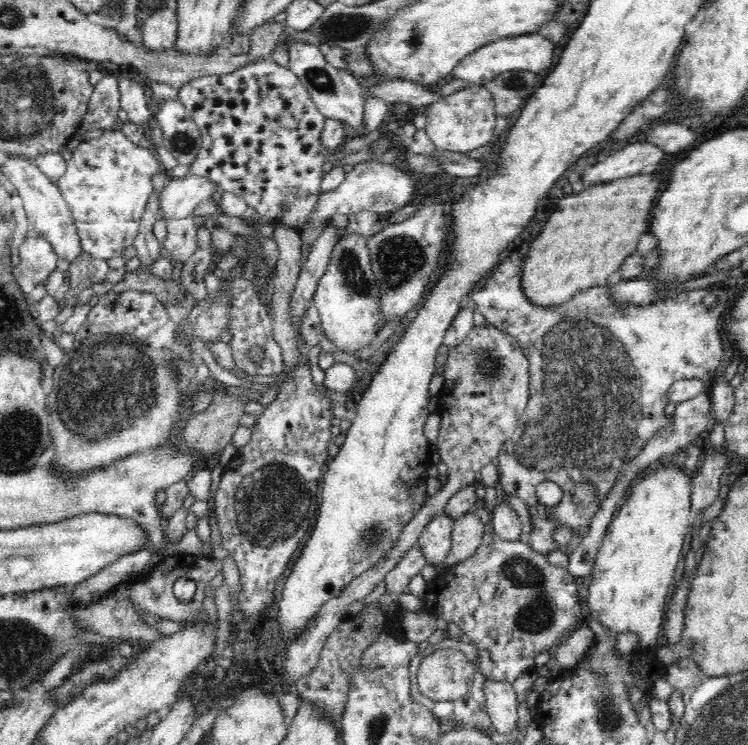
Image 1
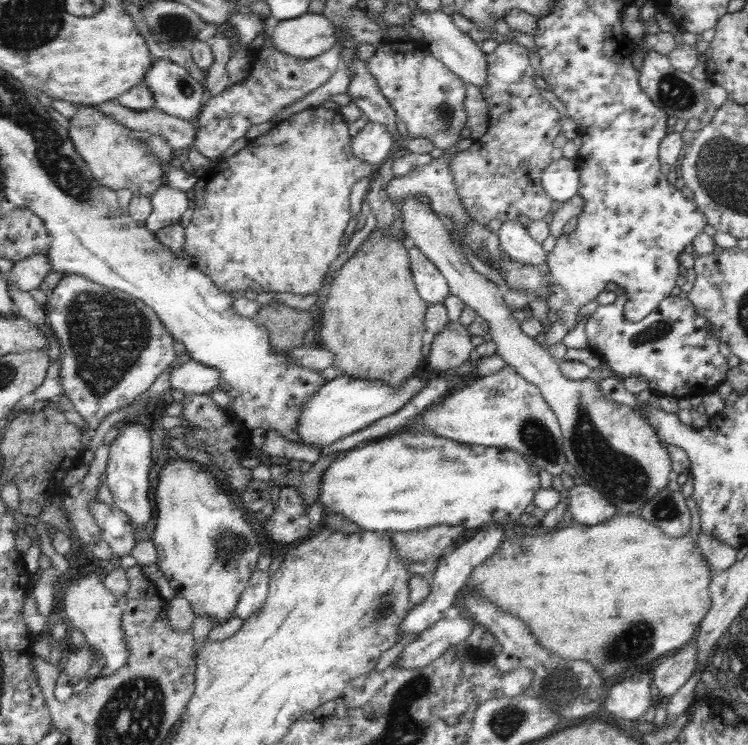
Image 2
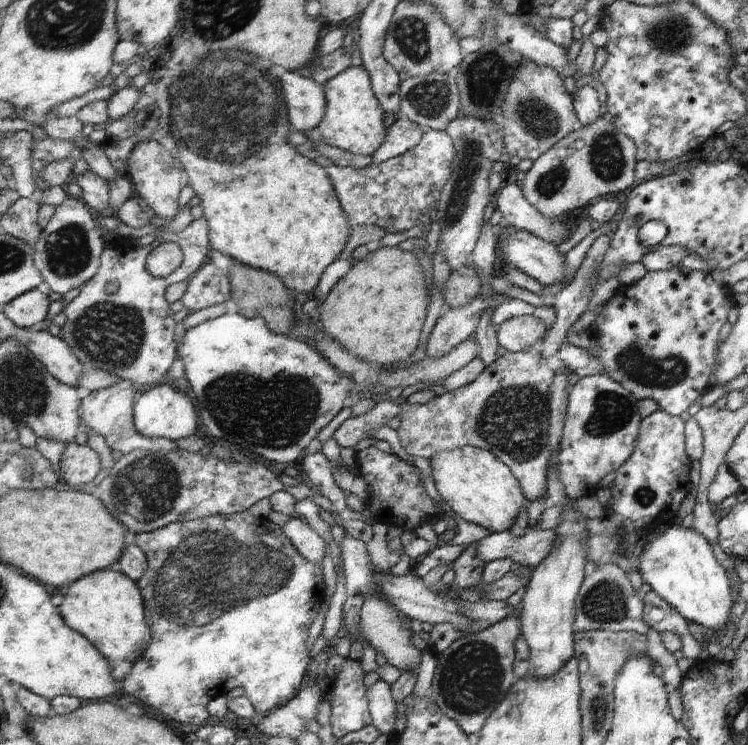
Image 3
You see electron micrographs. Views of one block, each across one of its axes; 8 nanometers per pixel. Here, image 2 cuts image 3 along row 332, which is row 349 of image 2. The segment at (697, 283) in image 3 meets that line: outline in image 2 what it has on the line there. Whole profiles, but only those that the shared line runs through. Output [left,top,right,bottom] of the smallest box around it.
[587,294,728,398]

